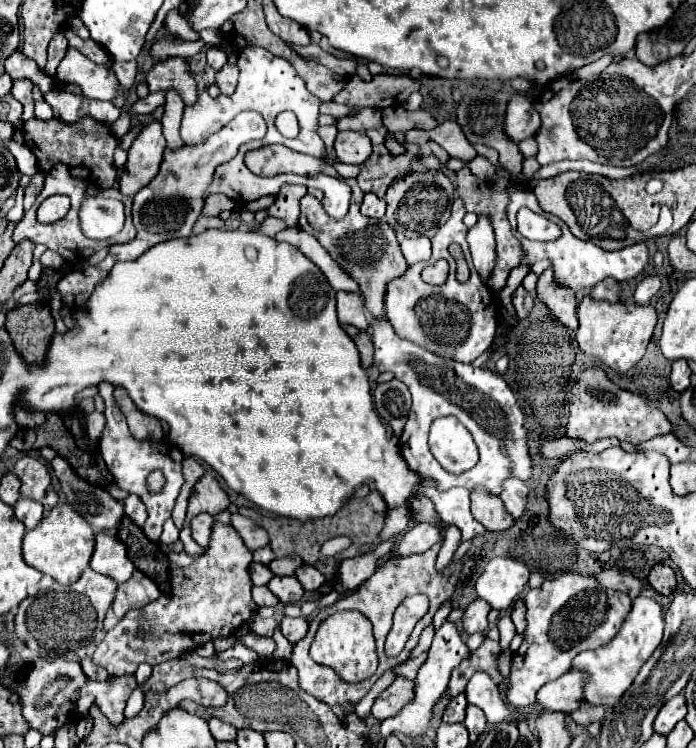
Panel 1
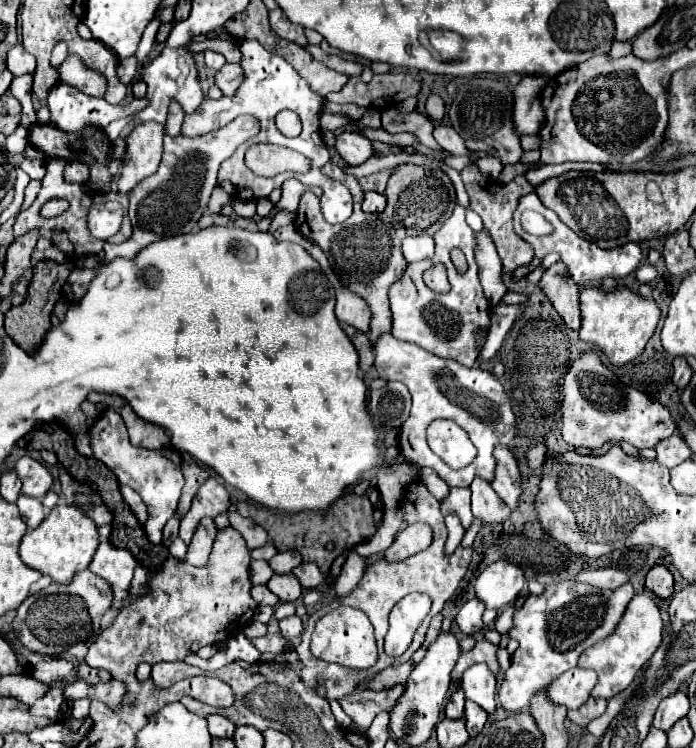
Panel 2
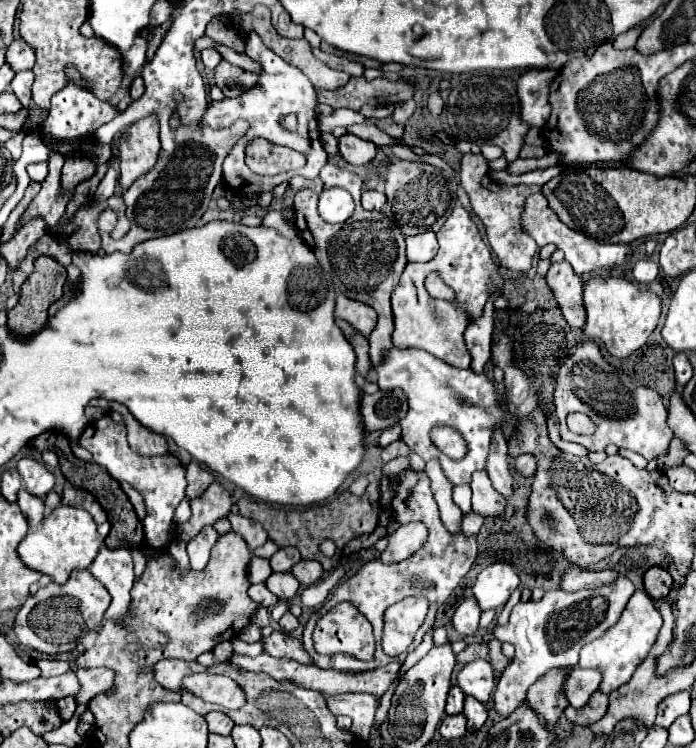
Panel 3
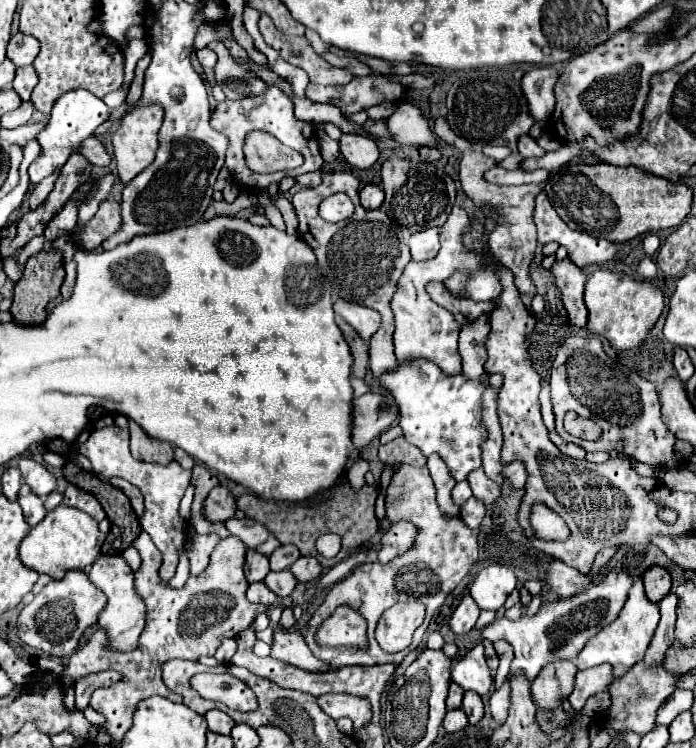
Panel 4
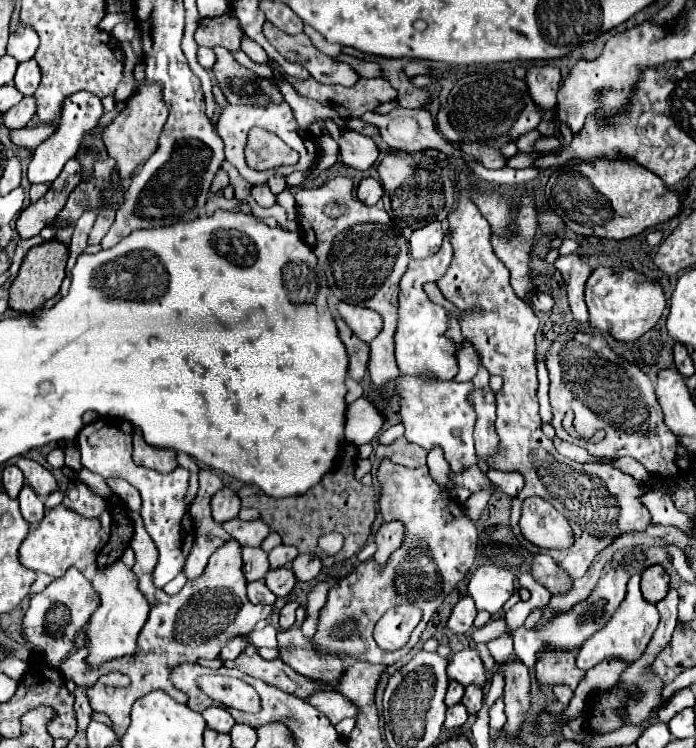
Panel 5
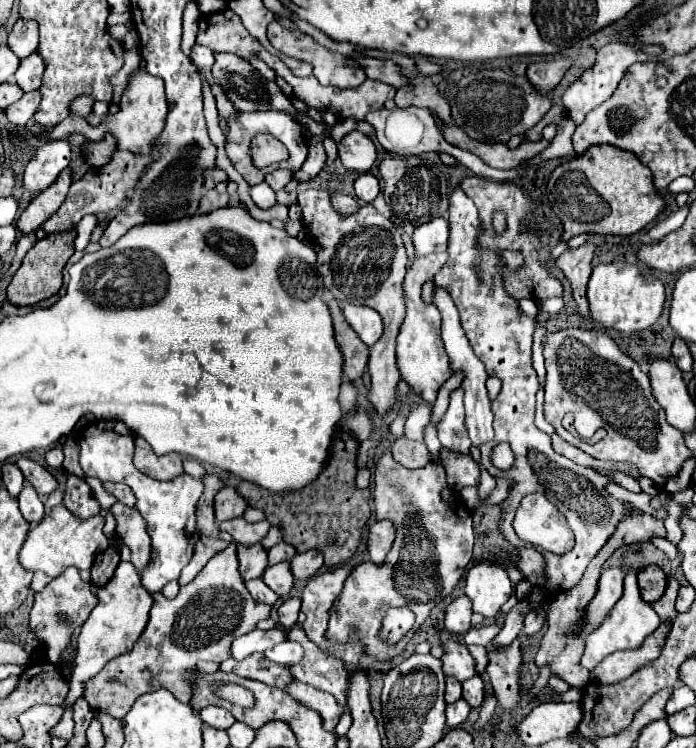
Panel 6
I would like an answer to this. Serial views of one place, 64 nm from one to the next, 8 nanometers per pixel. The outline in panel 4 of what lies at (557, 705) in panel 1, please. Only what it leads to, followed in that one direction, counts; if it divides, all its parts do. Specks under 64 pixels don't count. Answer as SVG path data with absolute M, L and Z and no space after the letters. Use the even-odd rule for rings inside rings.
M602 664L596 668L588 668L588 670L578 670L576 672L576 680L574 680L574 690L570 694L570 702L572 708L578 712L584 708L586 700L592 694L598 694L602 690L608 690L608 684L612 680L612 666Z

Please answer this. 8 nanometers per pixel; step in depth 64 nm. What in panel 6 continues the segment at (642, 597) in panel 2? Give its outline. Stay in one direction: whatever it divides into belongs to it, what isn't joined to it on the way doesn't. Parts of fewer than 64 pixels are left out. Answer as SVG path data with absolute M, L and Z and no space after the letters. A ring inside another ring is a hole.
M630 572L624 580L624 594L618 600L618 604L610 610L610 614L606 616L604 624L594 630L592 634L586 636L586 648L582 654L580 664L586 670L592 670L596 664L600 664L608 654L618 652L618 650L636 650L642 646L642 642L660 626L660 618L654 612L652 604L644 602L640 592L638 592L638 582L636 582L636 572Z

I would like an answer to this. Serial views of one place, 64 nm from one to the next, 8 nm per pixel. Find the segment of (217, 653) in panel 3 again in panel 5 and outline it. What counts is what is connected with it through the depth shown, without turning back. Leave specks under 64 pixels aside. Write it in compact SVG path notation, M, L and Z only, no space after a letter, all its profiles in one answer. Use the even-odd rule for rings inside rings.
M240 636L240 638L232 638L228 644L224 644L224 648L222 648L222 652L220 652L220 660L222 662L226 662L226 660L234 660L242 650L244 650L244 636Z

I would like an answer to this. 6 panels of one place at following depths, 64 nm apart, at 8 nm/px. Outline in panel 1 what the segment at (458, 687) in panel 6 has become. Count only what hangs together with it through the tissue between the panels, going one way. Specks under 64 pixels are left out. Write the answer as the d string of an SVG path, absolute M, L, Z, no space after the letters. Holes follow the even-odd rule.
M464 694L452 698L450 704L446 706L442 722L446 722L446 724L458 724L458 722L462 722L464 716L466 716L466 704L468 704L468 700L466 700Z

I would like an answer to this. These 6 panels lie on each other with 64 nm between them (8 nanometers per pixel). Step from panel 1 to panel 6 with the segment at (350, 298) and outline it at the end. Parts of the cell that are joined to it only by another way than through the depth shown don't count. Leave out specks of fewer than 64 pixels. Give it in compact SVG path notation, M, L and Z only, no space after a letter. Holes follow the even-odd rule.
M342 304L342 314L366 346L372 346L382 336L382 320L380 314L376 314L376 310L368 306Z

